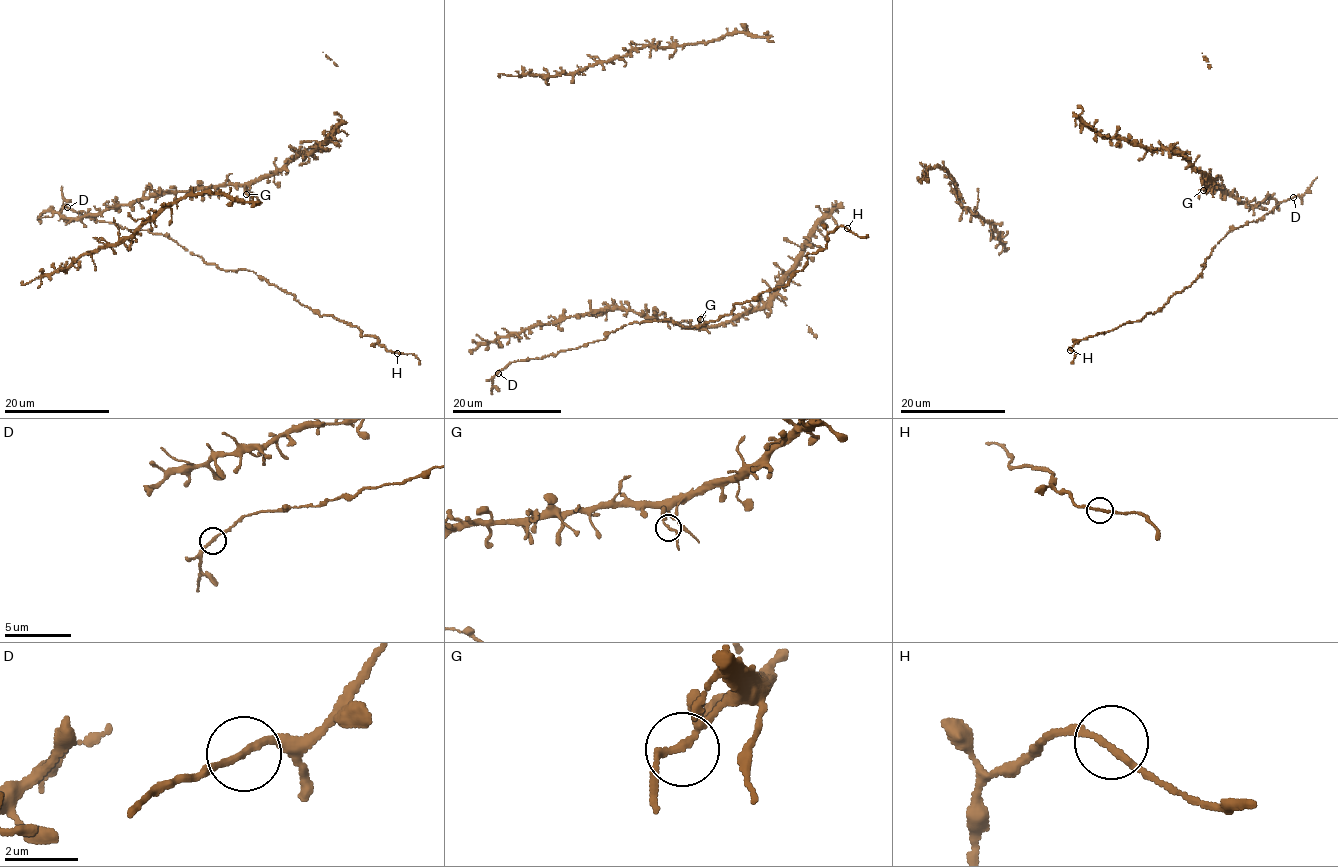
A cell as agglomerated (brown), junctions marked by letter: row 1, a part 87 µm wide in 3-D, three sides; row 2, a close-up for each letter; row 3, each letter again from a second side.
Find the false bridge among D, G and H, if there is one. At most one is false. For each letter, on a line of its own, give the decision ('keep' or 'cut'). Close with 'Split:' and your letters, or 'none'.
D: keep
G: keep
H: keep
Split: none

